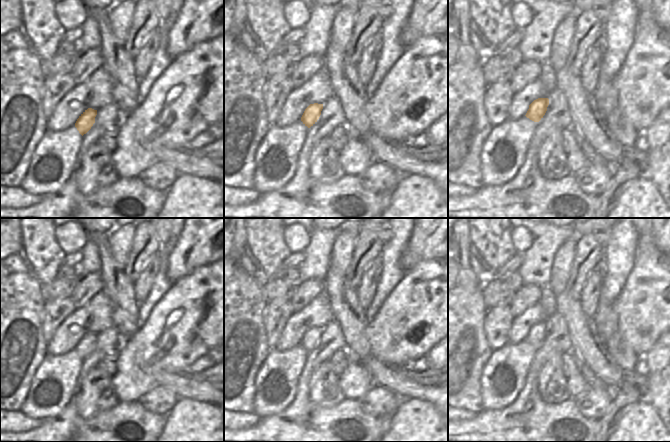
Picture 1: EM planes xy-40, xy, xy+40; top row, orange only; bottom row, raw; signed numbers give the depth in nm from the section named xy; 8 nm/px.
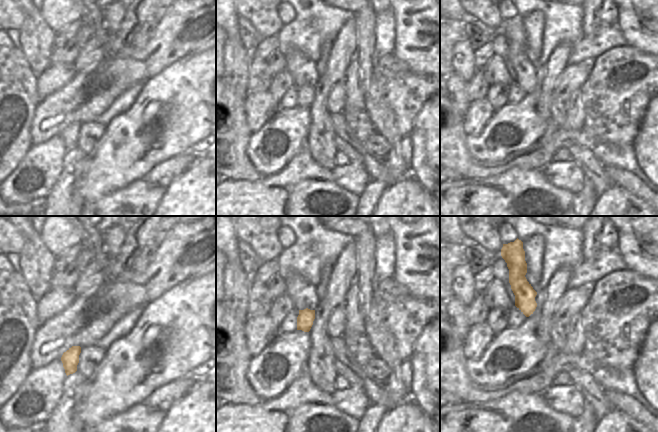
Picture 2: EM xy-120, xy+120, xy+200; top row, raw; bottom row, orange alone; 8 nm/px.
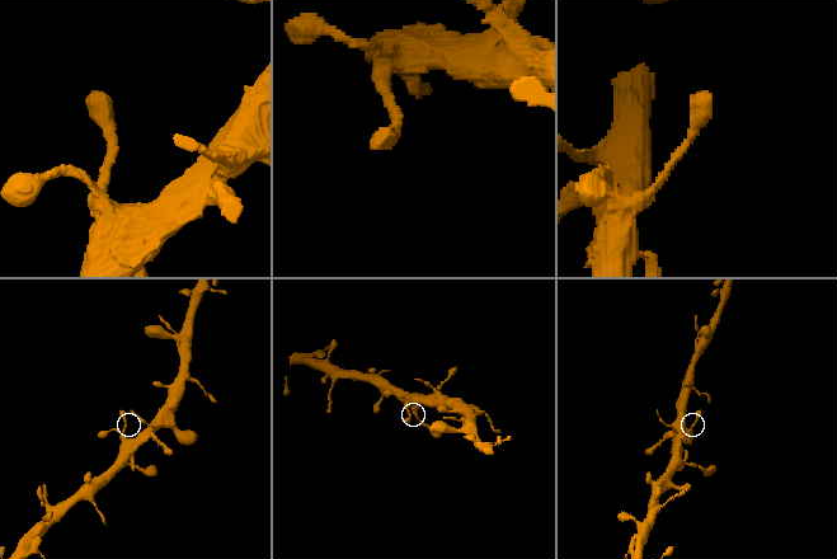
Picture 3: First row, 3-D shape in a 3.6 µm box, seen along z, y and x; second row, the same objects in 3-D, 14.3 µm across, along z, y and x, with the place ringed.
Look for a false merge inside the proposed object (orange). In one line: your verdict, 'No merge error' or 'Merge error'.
No merge error.

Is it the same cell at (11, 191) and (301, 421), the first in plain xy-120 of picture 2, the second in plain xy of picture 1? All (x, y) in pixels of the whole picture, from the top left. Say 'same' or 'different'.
different

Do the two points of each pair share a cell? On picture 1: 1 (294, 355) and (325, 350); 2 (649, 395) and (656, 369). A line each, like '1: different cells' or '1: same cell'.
1: different cells
2: same cell

